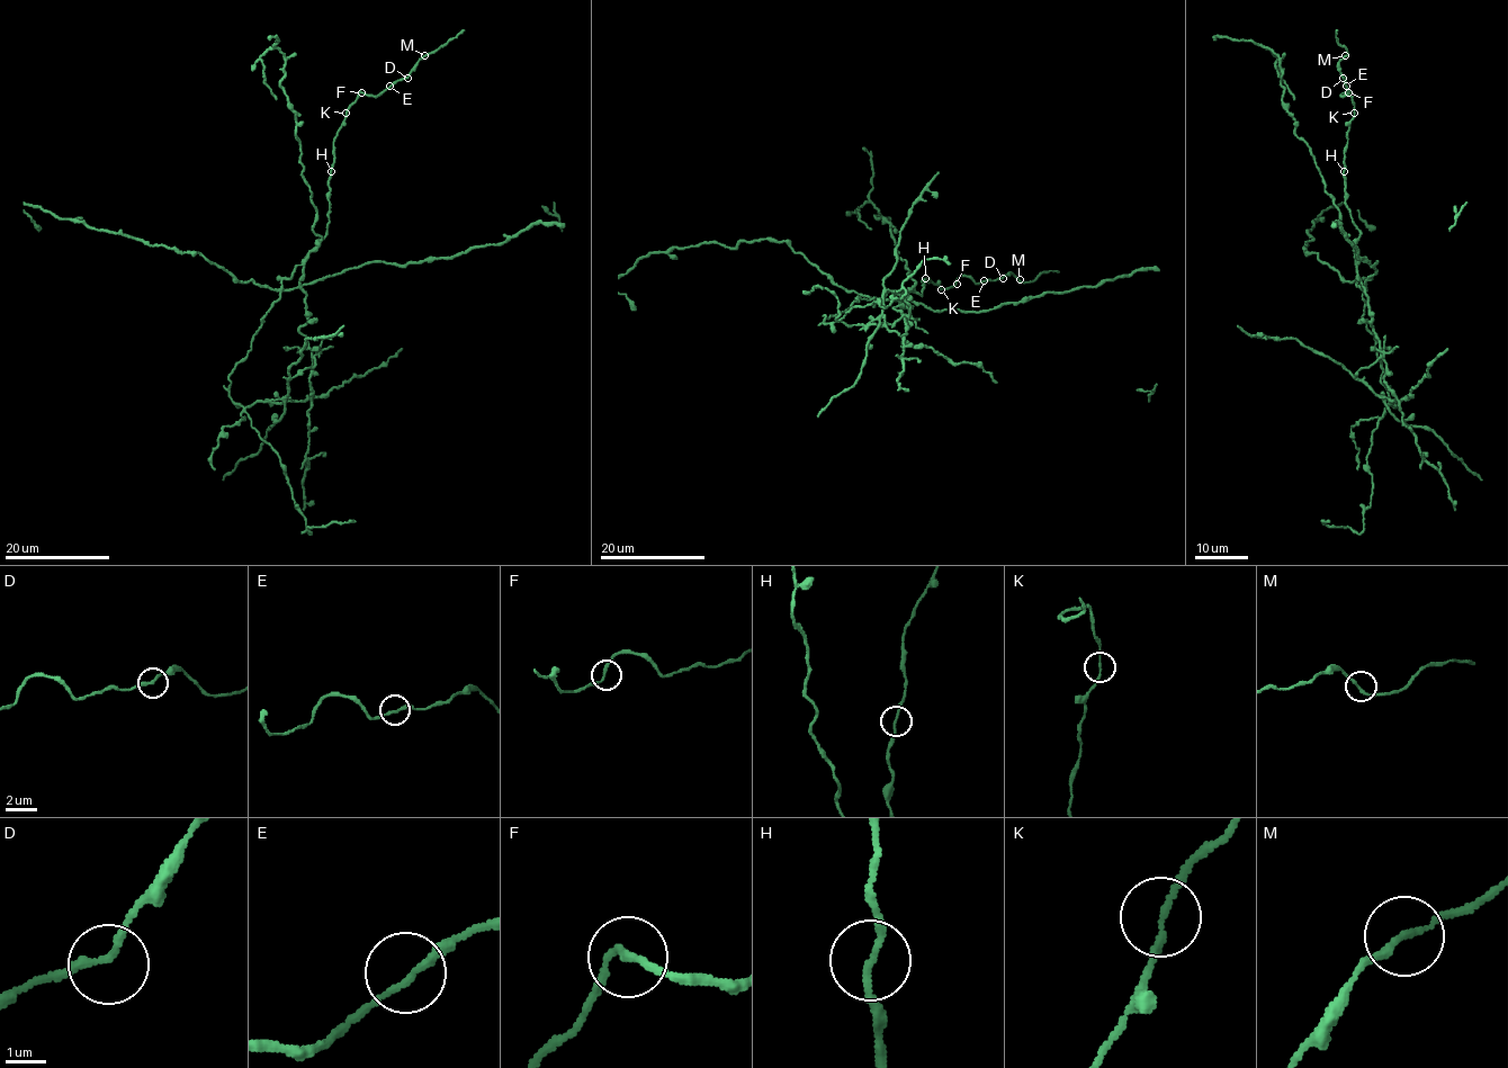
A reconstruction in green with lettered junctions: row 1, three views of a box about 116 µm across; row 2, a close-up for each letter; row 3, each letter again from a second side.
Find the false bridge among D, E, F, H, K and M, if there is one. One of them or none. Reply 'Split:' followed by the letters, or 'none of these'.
Split: H

